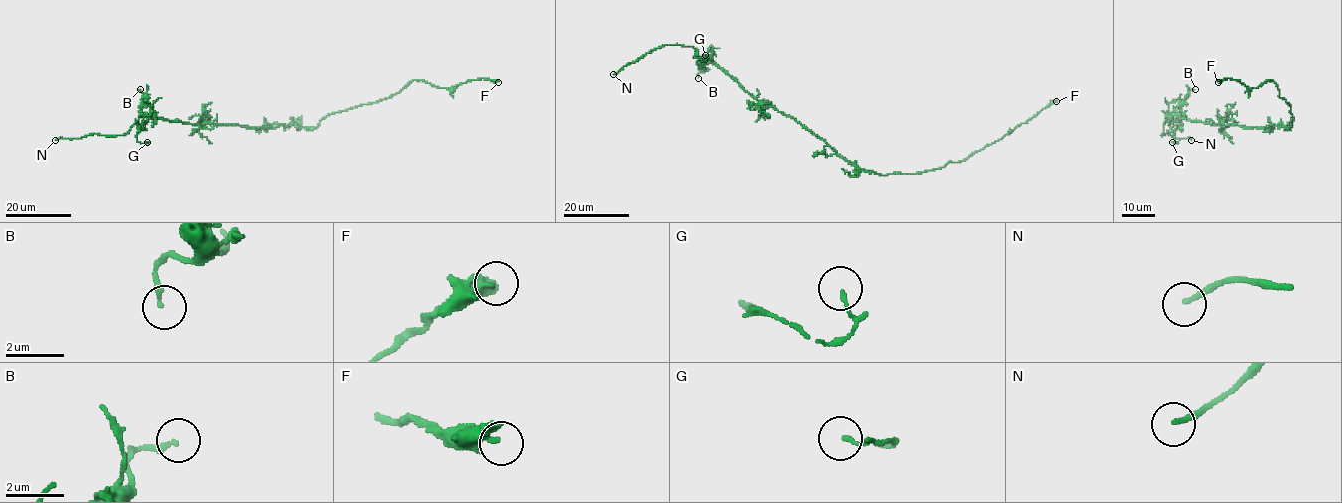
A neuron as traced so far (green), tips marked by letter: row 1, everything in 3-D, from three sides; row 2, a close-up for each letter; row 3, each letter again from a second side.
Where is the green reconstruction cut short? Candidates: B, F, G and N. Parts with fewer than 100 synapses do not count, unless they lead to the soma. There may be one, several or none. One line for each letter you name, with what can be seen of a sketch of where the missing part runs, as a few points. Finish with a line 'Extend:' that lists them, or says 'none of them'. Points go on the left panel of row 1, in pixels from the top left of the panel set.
Extend: N

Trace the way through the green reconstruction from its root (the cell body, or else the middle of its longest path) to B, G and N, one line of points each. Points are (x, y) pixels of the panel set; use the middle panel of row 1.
B: (833, 149), (792, 118), (760, 103), (714, 64), (705, 60), (698, 62), (702, 71), (698, 74), (698, 78)
G: (833, 149), (792, 118), (760, 103), (716, 65), (702, 63), (695, 57), (705, 61), (705, 55)
N: (833, 149), (792, 118), (760, 103), (729, 74), (702, 60), (692, 47), (660, 46), (613, 74)

